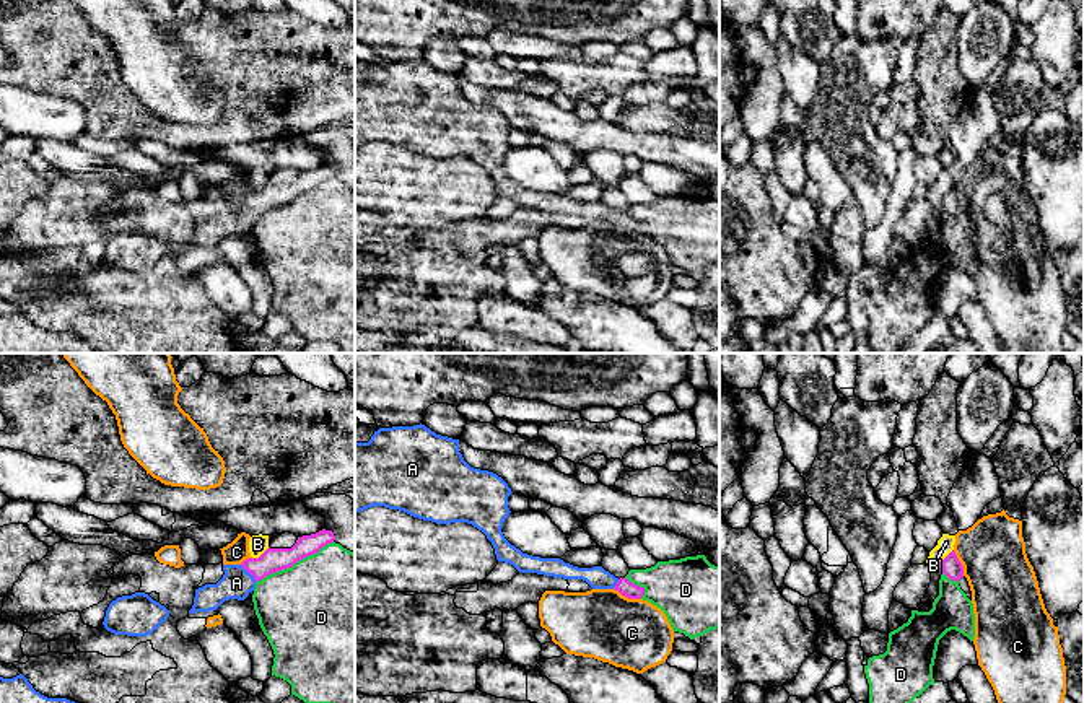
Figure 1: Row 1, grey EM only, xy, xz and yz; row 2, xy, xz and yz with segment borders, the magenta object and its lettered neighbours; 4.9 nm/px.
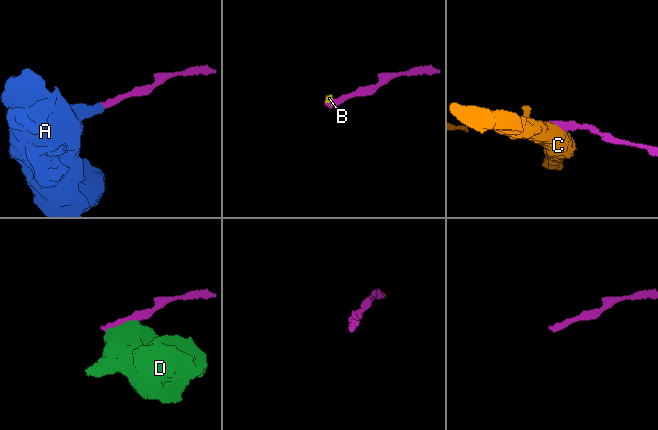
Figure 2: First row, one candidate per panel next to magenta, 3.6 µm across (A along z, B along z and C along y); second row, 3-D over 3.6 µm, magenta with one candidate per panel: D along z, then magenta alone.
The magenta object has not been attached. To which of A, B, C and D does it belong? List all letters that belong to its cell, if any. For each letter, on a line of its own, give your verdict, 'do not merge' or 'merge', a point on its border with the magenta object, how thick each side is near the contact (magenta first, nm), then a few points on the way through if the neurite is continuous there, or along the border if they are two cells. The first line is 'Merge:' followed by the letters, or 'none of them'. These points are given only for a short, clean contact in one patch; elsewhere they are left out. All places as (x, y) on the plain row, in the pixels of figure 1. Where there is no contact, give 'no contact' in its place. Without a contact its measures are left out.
Merge: A
A: merge; contact xy (249, 207); calibres 120 and 160 nm; way xy (272, 196), (249, 207), (236, 218)
B: do not merge; contact xy (262, 189); calibres 120 and 100 nm; border xy (269, 183), (253, 194)
C: do not merge; contact xz (627, 231); calibres 80 and 360 nm; border xz (614, 223), (629, 233), (640, 235)
D: do not merge; contact xy (293, 199); calibres 120 and 500 nm

